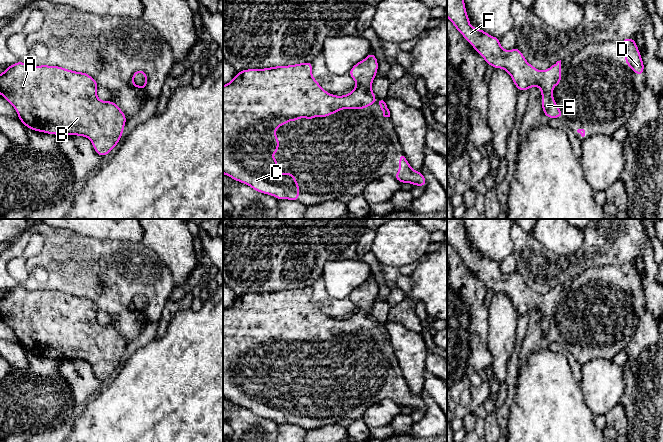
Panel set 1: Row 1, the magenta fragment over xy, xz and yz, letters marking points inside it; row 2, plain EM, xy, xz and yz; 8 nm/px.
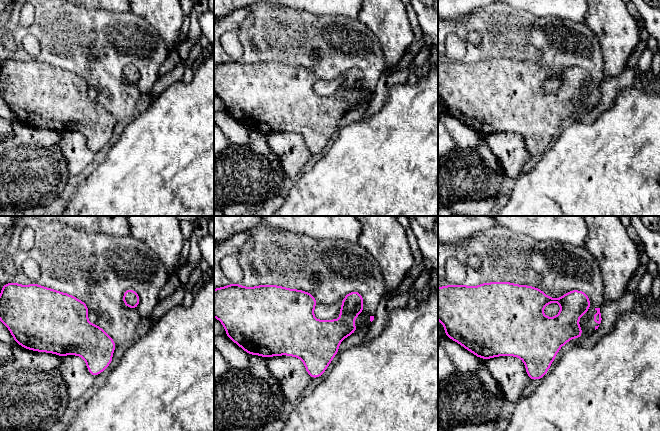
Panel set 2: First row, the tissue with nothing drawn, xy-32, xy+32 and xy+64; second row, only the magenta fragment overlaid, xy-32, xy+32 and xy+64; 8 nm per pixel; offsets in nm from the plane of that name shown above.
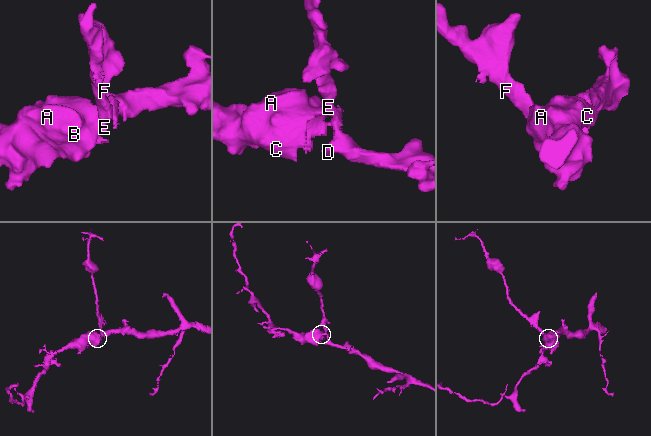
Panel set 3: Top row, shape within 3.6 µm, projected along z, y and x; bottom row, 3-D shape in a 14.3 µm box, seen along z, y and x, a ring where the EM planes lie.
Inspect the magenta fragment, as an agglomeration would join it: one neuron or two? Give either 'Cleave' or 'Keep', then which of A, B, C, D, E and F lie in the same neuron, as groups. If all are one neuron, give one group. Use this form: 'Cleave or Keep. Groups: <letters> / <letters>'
Keep. Groups: A B C D E F

